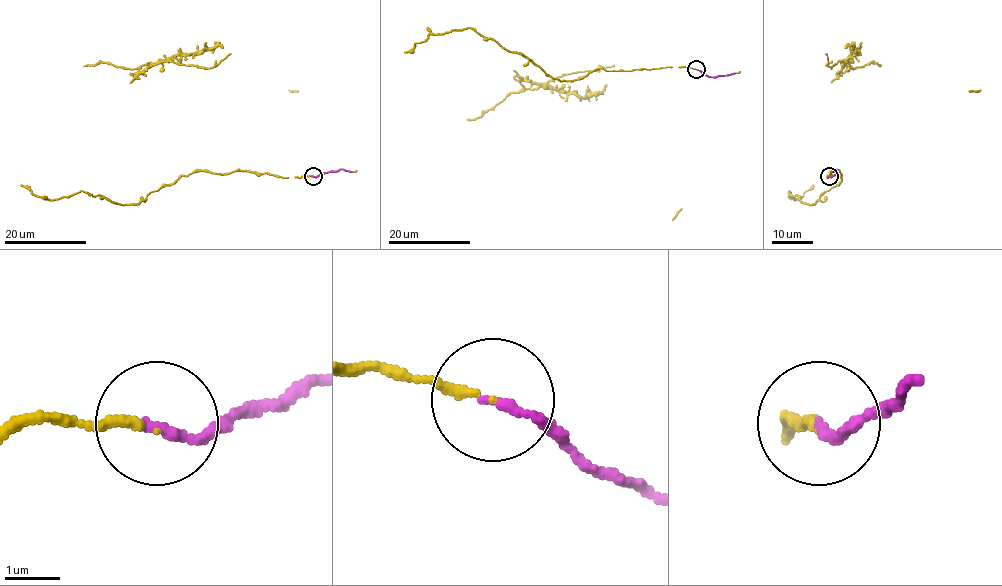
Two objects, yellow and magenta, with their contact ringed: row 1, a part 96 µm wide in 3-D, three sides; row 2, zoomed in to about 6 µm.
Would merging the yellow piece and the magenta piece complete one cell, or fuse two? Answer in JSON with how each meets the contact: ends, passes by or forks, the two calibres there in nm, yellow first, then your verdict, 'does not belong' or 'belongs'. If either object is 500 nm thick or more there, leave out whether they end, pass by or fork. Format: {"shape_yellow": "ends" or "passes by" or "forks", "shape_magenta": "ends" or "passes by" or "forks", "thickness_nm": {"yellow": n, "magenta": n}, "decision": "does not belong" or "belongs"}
{"shape_yellow": "ends", "shape_magenta": "ends", "thickness_nm": {"yellow": 150, "magenta": 180}, "decision": "belongs"}

